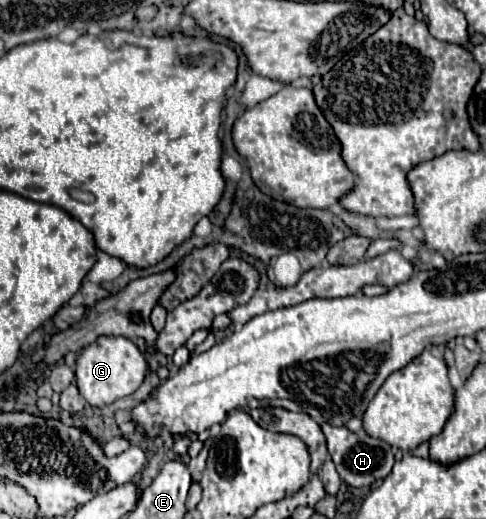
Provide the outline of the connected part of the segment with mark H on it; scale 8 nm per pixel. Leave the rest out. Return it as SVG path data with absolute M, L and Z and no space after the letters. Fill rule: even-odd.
M328 422L322 424L322 432L326 436L328 452L334 460L334 464L336 464L340 480L346 482L348 486L352 486L352 488L370 488L370 486L382 482L382 480L386 480L386 476L390 476L396 458L394 458L392 448L384 440L370 436L364 430L352 432L346 426L336 428L336 426L330 426Z

